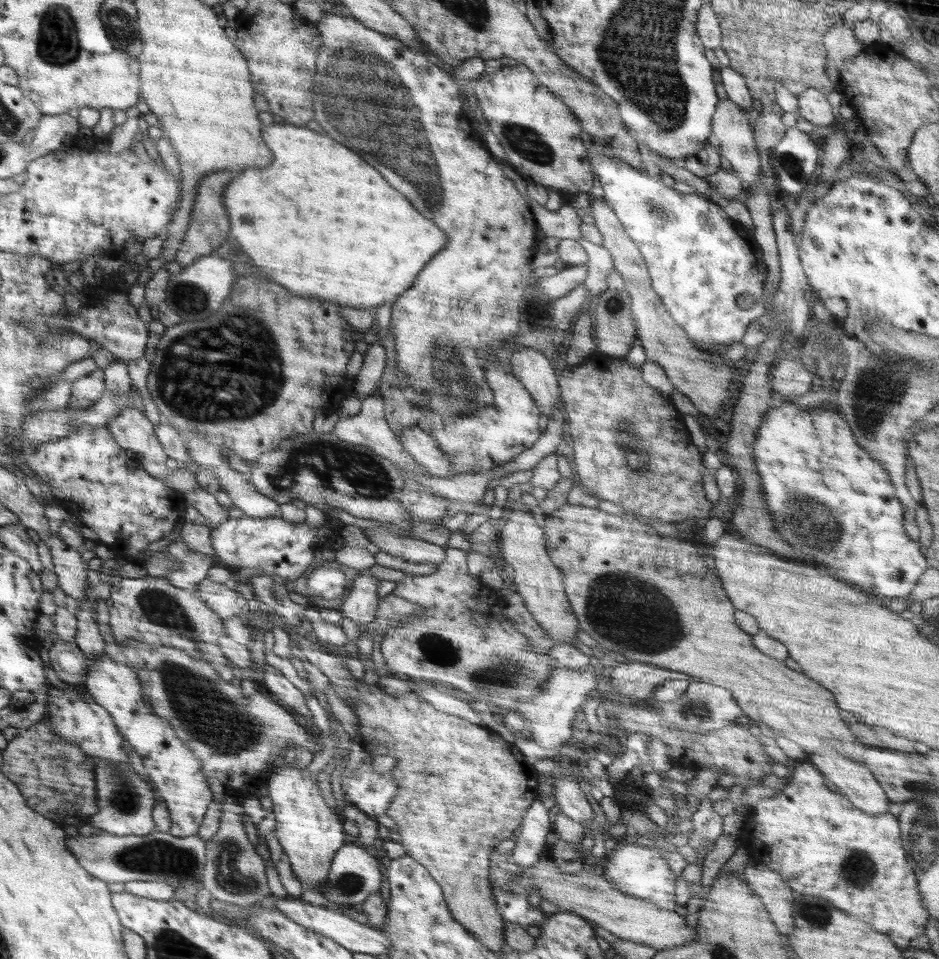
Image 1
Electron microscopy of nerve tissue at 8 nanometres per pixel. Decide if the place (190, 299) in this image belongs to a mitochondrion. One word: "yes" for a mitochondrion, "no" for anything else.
yes

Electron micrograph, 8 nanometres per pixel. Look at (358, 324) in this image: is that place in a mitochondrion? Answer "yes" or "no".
no

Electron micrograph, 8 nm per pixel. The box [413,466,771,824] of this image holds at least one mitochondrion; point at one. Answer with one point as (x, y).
(646, 622)

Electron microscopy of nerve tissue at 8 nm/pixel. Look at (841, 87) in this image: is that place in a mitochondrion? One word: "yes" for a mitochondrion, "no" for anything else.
no

